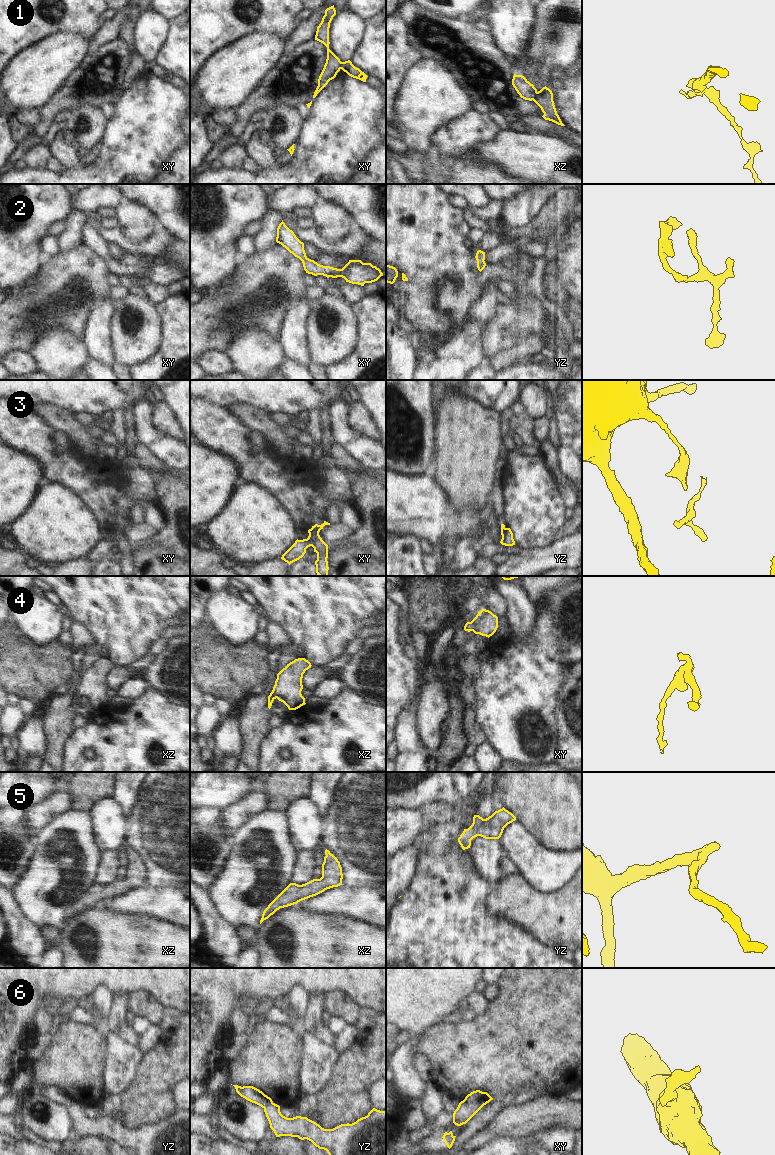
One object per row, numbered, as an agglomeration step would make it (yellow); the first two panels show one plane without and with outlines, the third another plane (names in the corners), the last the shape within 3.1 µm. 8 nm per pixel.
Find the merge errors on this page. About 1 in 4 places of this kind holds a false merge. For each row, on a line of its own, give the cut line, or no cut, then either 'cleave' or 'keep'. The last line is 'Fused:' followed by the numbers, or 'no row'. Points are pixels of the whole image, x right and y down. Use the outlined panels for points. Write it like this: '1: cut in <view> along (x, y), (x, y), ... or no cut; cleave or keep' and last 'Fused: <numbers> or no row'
1: cut in xz along (537, 92), (533, 100); cleave
2: no cut; keep
3: cut in yz along (504, 528), (505, 544); cleave
4: no cut; keep
5: no cut; keep
6: no cut; keep
Fused: 1, 3

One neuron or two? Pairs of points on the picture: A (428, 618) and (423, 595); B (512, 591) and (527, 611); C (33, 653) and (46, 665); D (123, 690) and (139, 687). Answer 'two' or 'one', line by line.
A: one
B: one
C: one
D: one

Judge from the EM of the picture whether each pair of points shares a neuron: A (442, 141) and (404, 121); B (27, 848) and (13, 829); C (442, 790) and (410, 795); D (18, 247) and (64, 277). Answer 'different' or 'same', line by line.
A: different
B: same
C: same
D: different

